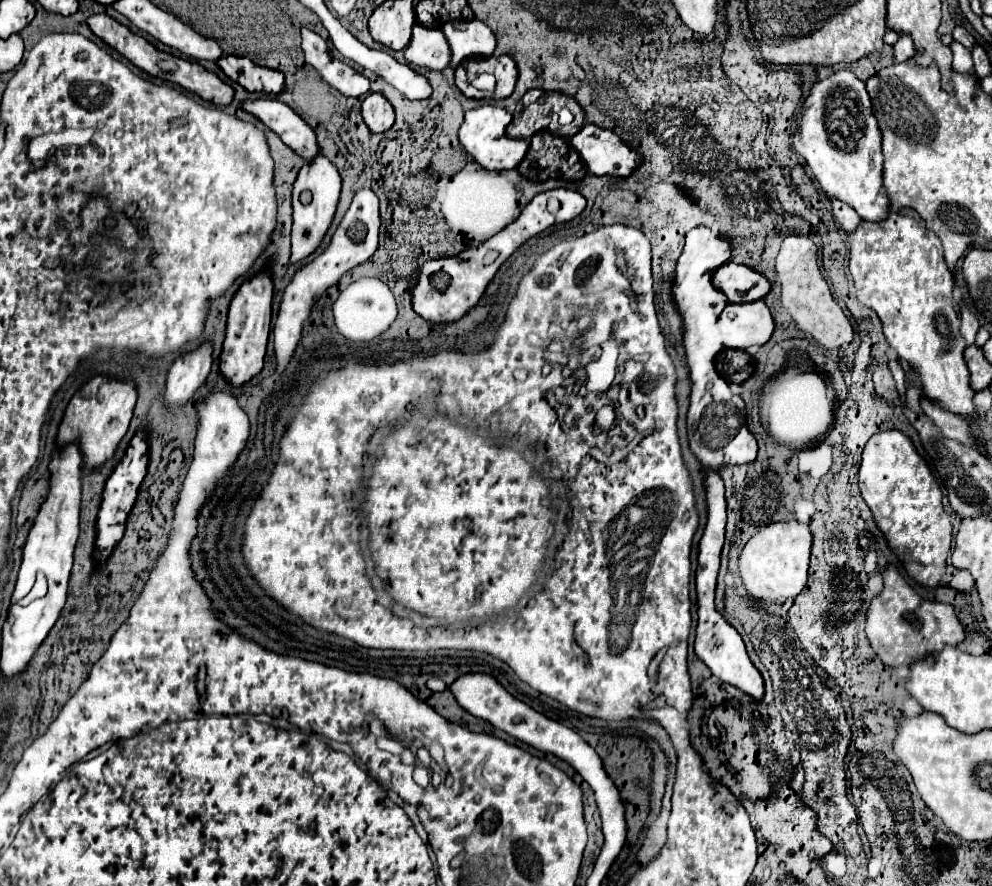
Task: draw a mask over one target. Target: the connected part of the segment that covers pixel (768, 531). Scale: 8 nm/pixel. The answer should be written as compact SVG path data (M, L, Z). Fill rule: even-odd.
M798 521L770 523L768 527L760 529L754 537L750 537L738 557L740 579L748 595L762 601L786 601L796 597L806 585L810 545L812 545L812 533L808 525L802 525ZM798 583L800 583L800 591L798 591Z

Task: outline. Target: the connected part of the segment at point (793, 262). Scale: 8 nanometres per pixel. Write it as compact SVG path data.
M802 235L784 237L780 253L776 257L776 273L782 285L782 307L794 317L796 327L804 333L810 333L824 351L844 349L852 341L854 329L850 319L834 301L830 287L822 277L822 271L818 267L818 247Z

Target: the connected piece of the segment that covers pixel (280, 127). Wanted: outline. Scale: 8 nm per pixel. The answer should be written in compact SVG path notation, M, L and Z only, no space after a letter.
M260 99L260 101L244 101L242 107L256 115L264 125L268 125L280 139L294 149L304 161L312 161L320 155L316 131L298 117L286 103L278 99Z

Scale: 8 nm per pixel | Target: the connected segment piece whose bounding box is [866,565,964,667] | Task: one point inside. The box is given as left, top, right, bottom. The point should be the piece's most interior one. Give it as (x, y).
(900, 625)

